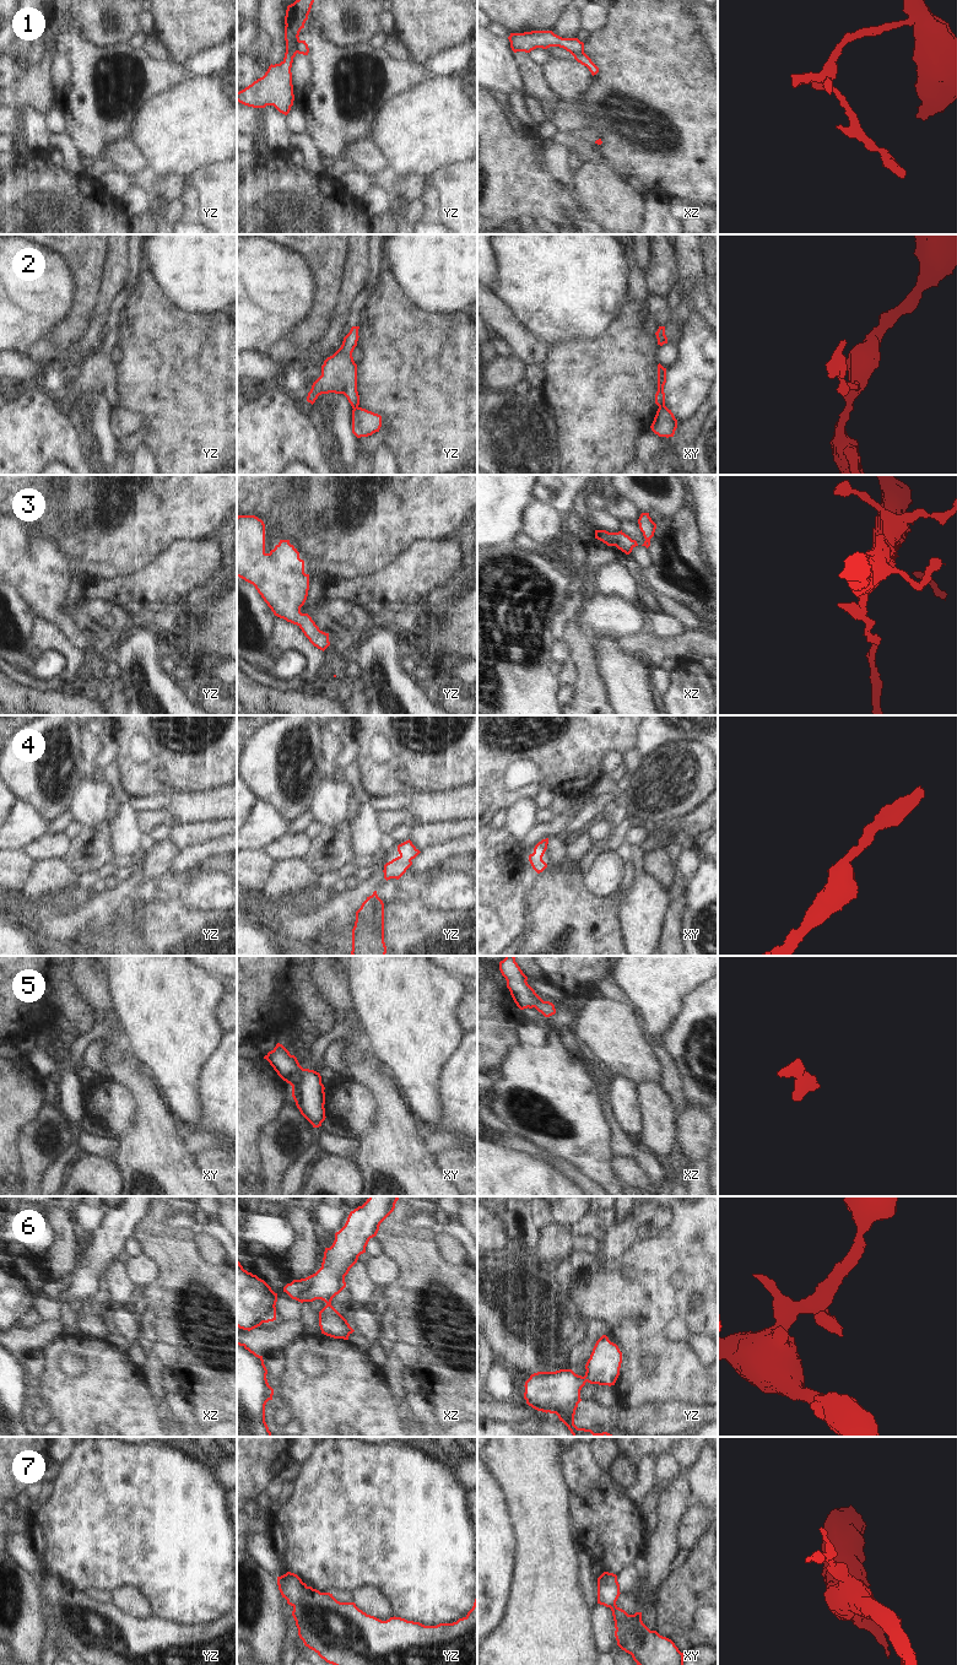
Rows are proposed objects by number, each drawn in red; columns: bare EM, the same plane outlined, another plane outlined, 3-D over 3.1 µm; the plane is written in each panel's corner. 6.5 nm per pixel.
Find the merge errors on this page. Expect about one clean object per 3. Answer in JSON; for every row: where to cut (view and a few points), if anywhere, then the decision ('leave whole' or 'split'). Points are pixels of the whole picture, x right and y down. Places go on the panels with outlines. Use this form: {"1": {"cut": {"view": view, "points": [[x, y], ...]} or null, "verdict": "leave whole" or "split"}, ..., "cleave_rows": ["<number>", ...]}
{"1": {"cut": {"view": "yz", "points": [[299, 41], [296, 46], [296, 52]]}, "verdict": "split"}, "2": {"cut": {"view": "xy", "points": [[664, 405], [659, 407]]}, "verdict": "split"}, "3": {"cut": null, "verdict": "leave whole"}, "4": {"cut": null, "verdict": "leave whole"}, "5": {"cut": null, "verdict": "leave whole"}, "6": {"cut": null, "verdict": "leave whole"}, "7": {"cut": {"view": "yz", "points": [[307, 1587], [302, 1598], [293, 1606]]}, "verdict": "split"}, "cleave_rows": ["1", "2", "7"]}

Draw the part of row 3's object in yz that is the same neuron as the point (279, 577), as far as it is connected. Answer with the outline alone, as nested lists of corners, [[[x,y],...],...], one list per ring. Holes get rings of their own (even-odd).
[[[255,515],[237,517],[237,577],[253,584],[275,616],[297,625],[320,650],[329,645],[329,633],[302,613],[309,590],[304,561],[290,540],[265,552],[265,524]]]

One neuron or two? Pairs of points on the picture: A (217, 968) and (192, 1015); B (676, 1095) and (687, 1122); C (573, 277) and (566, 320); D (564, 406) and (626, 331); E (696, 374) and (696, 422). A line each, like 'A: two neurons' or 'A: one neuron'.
A: two neurons
B: two neurons
C: one neuron
D: one neuron
E: two neurons

